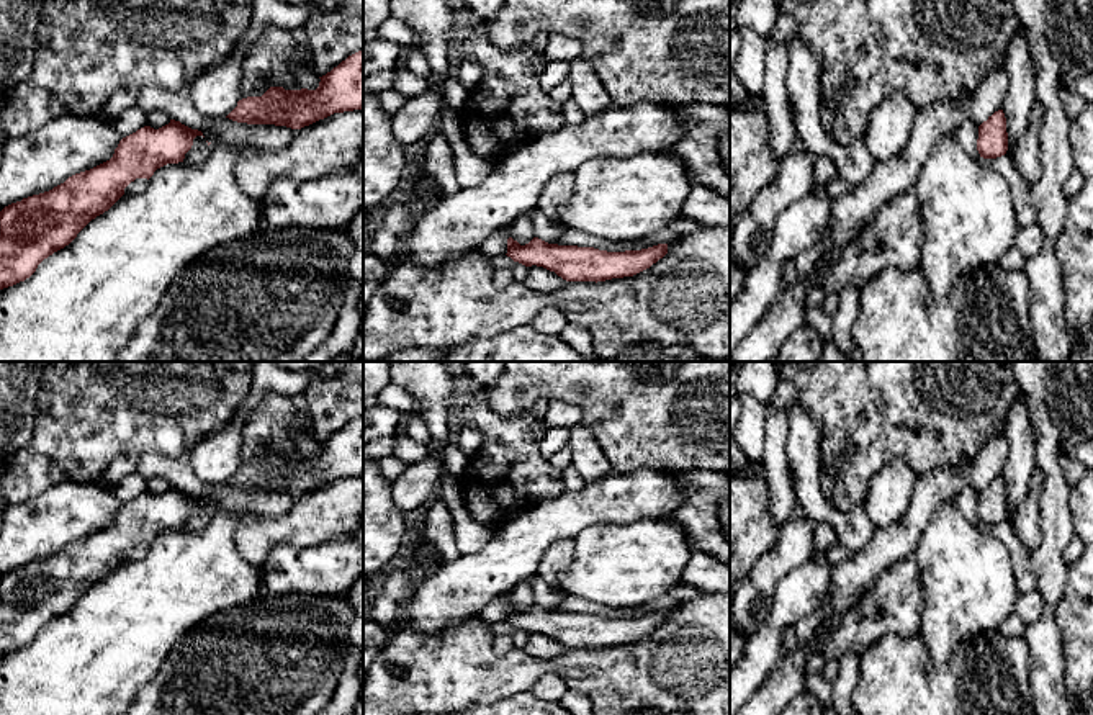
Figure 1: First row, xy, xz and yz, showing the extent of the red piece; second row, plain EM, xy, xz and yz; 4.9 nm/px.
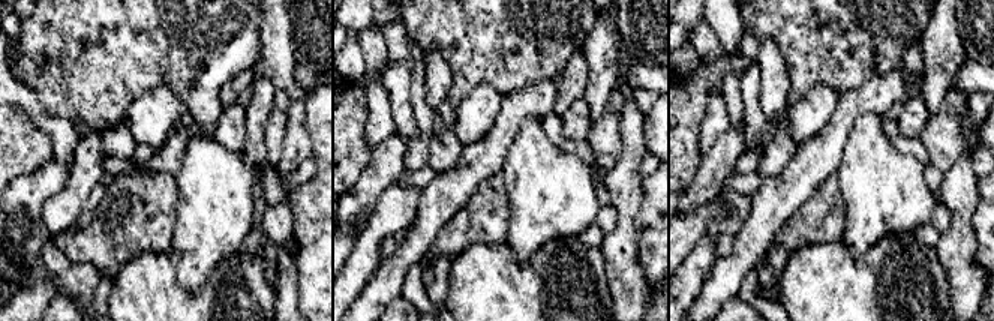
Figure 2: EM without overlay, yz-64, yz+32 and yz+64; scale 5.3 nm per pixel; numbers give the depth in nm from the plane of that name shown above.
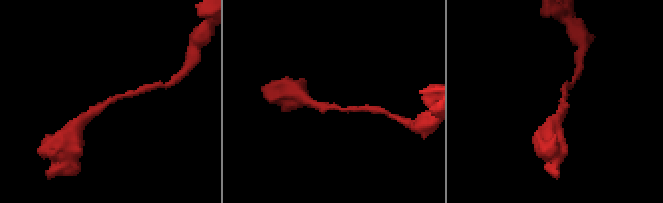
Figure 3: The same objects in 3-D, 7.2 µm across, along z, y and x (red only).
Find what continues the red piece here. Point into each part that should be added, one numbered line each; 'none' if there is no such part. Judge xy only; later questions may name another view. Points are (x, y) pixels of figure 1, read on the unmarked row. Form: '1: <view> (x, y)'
none

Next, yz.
none

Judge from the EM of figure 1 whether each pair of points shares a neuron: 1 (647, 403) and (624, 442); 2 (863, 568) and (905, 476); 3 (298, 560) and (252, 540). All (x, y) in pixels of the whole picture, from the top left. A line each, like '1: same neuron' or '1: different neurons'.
1: same neuron
2: different neurons
3: different neurons

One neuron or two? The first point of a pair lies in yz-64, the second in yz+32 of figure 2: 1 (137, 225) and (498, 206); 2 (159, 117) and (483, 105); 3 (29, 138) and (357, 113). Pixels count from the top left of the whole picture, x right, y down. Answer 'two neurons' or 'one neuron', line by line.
1: one neuron
2: one neuron
3: one neuron

